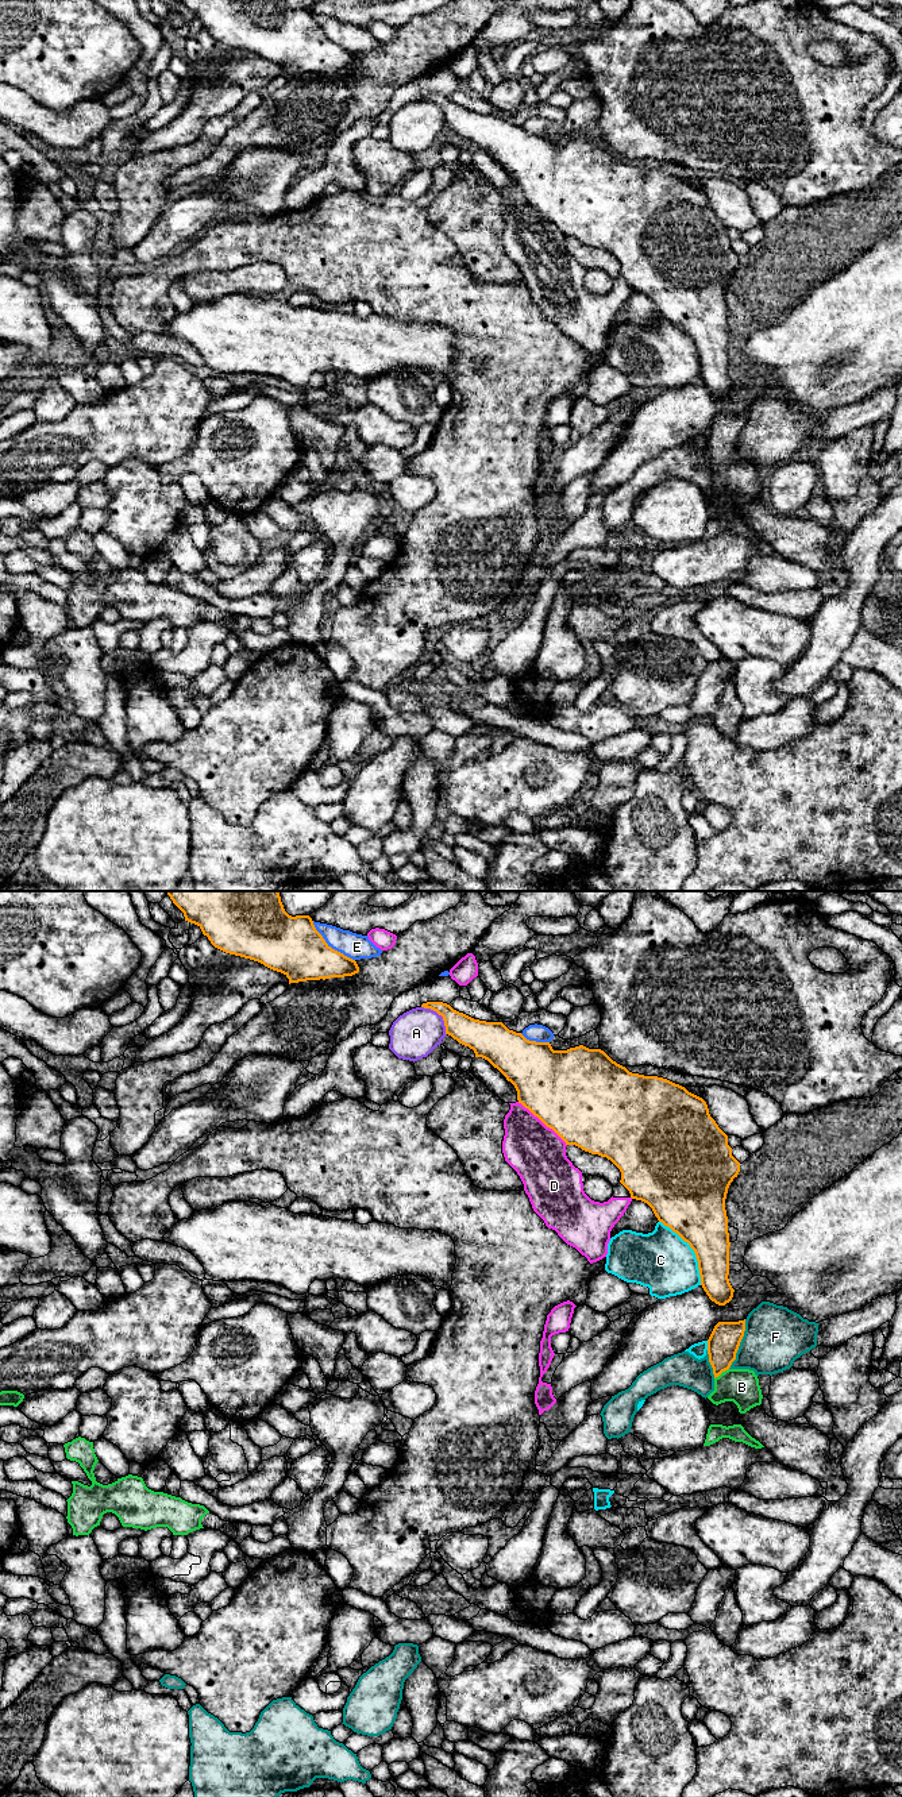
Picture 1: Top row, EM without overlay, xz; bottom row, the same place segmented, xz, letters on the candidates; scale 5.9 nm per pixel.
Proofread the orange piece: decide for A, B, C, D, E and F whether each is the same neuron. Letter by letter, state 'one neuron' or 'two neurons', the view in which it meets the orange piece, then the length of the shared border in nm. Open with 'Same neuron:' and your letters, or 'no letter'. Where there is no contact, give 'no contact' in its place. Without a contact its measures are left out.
Same neuron: B
A: two neurons | xz | 220 nm
B: one neuron | xz | 110 nm
C: two neurons | xz | 460 nm
D: two neurons | xz | 400 nm
E: two neurons | xz | 340 nm
F: two neurons | xz | 320 nm

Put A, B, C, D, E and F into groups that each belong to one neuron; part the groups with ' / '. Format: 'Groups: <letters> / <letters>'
Groups: A / B / C / D / E / F

